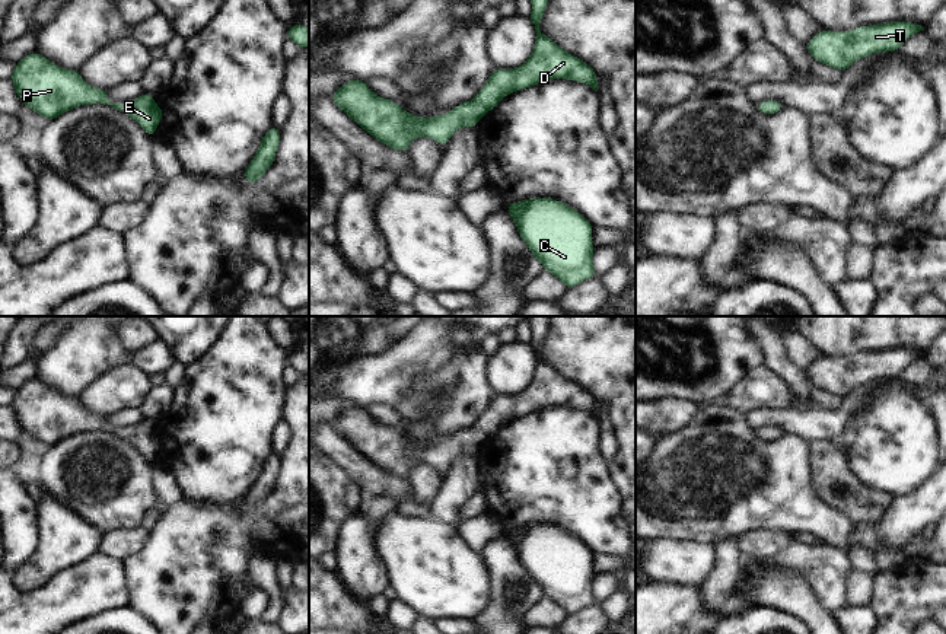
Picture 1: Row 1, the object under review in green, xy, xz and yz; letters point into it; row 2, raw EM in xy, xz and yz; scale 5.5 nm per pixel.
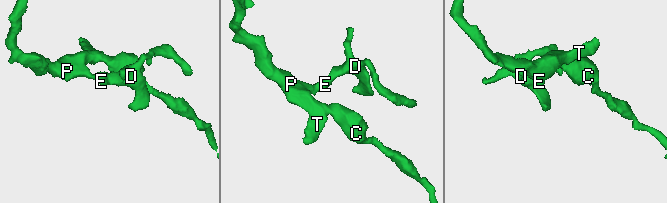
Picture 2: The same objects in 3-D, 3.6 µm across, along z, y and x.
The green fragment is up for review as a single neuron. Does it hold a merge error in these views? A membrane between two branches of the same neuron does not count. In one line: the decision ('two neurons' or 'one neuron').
one neuron

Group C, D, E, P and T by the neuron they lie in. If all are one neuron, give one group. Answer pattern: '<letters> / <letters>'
C D E P T

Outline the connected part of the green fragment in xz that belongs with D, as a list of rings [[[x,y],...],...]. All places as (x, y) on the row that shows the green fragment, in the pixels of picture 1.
[[[531,0],[531,23],[536,31],[535,48],[523,66],[509,70],[494,69],[485,86],[469,101],[452,108],[447,115],[421,118],[408,114],[391,99],[373,93],[364,80],[353,79],[341,85],[331,99],[378,141],[407,153],[415,137],[429,137],[446,146],[458,128],[474,128],[482,115],[509,93],[523,90],[551,79],[587,83],[598,92],[596,71],[579,57],[566,52],[539,31],[548,0]]]

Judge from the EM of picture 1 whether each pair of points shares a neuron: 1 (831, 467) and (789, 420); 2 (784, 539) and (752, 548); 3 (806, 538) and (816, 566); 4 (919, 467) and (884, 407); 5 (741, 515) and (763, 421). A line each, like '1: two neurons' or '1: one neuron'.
1: two neurons
2: one neuron
3: two neurons
4: one neuron
5: two neurons

